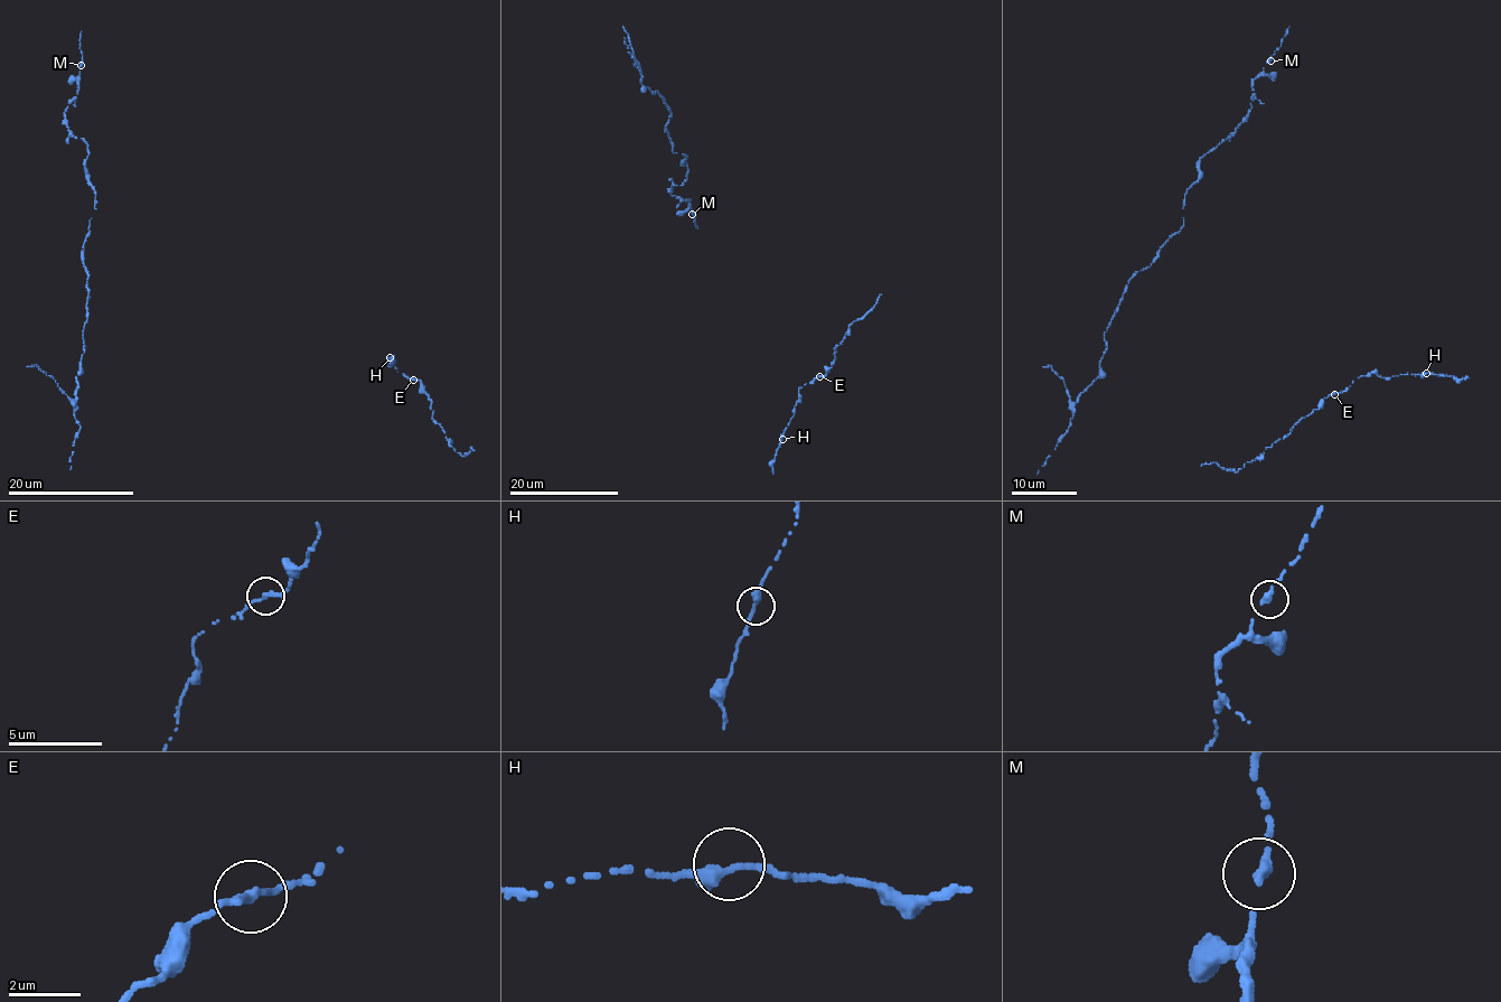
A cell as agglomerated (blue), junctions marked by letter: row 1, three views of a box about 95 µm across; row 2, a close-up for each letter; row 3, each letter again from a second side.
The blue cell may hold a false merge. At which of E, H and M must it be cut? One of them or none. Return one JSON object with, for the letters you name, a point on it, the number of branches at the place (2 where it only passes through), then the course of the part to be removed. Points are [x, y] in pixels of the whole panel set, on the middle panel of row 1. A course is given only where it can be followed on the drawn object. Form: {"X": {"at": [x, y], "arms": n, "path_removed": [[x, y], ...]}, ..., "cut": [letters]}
{"cut": []}

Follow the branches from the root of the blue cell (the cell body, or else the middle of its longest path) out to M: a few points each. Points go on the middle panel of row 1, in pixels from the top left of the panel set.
M: (673, 150), (686, 155), (683, 162), (688, 172), (682, 185), (673, 185), (671, 194), (690, 200), (692, 214)

